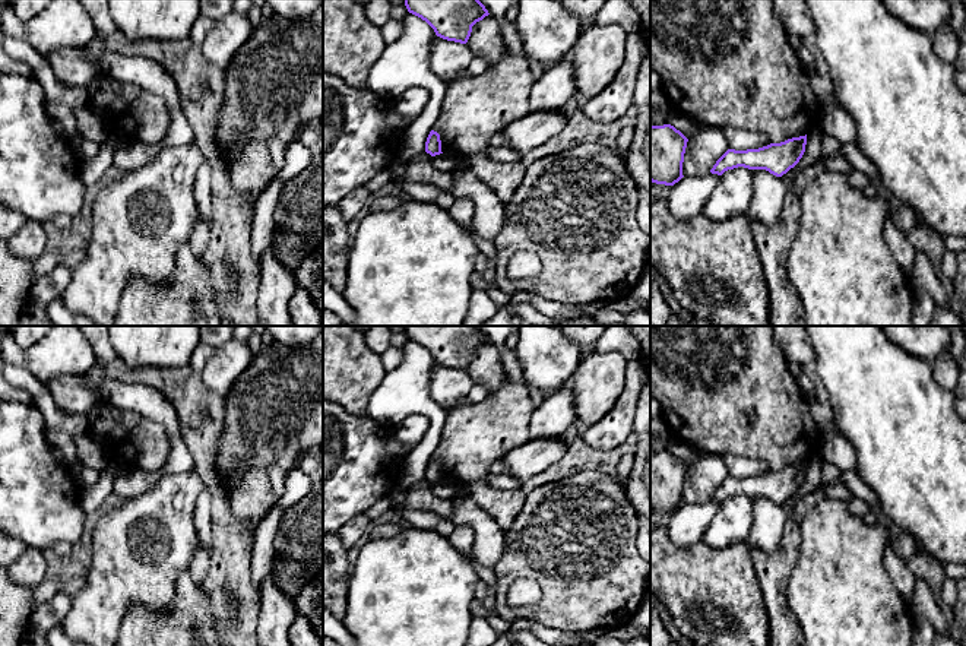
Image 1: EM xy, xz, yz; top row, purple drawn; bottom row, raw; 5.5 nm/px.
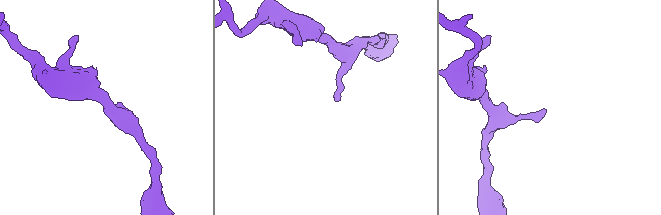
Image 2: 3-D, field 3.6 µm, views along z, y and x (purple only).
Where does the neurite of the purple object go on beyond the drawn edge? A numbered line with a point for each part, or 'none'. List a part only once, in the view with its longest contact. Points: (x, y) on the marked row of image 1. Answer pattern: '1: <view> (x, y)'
none

